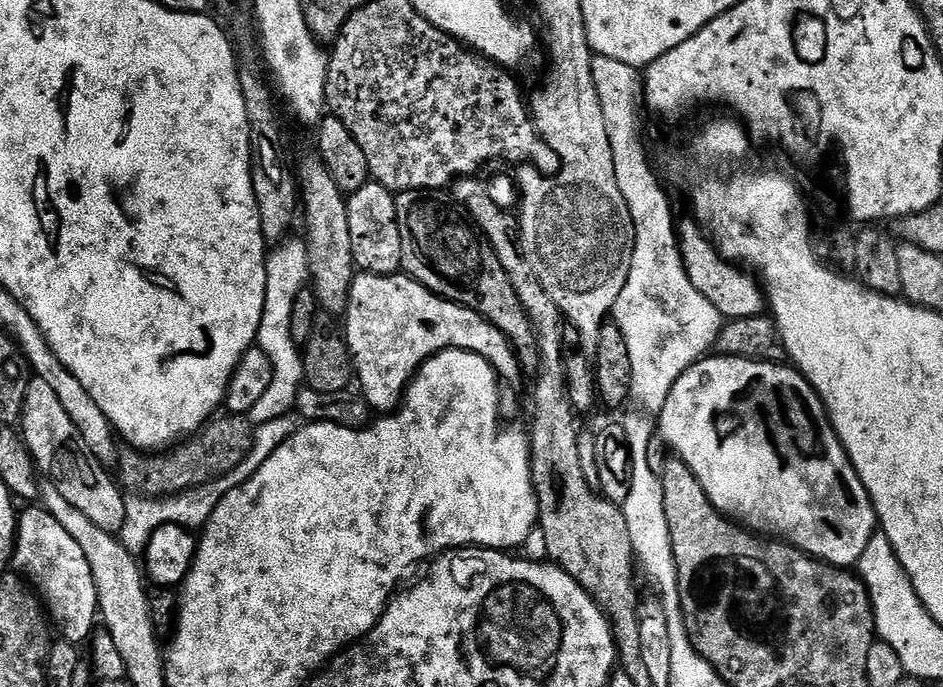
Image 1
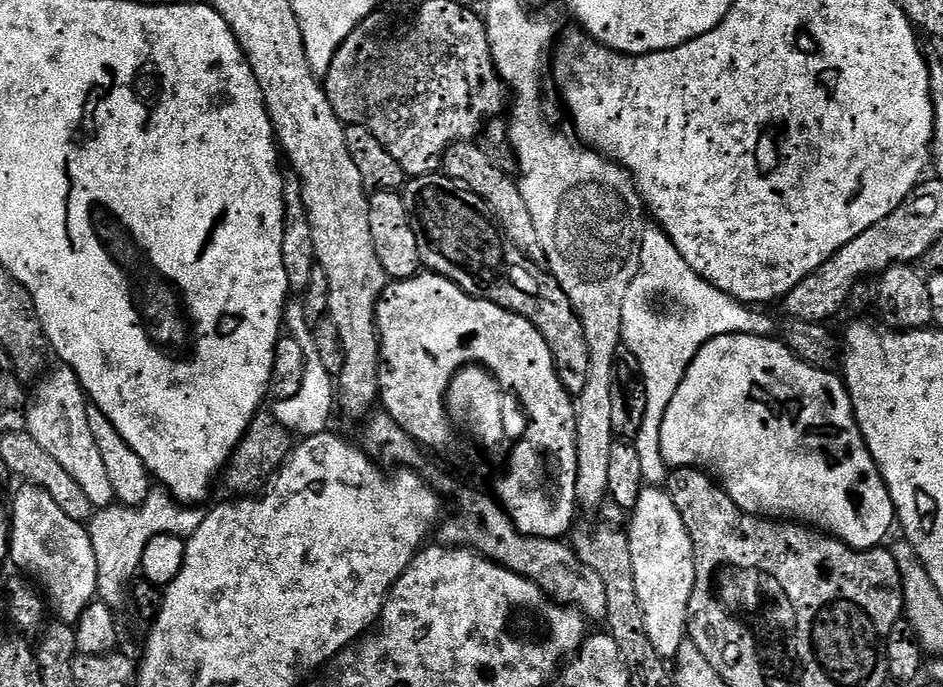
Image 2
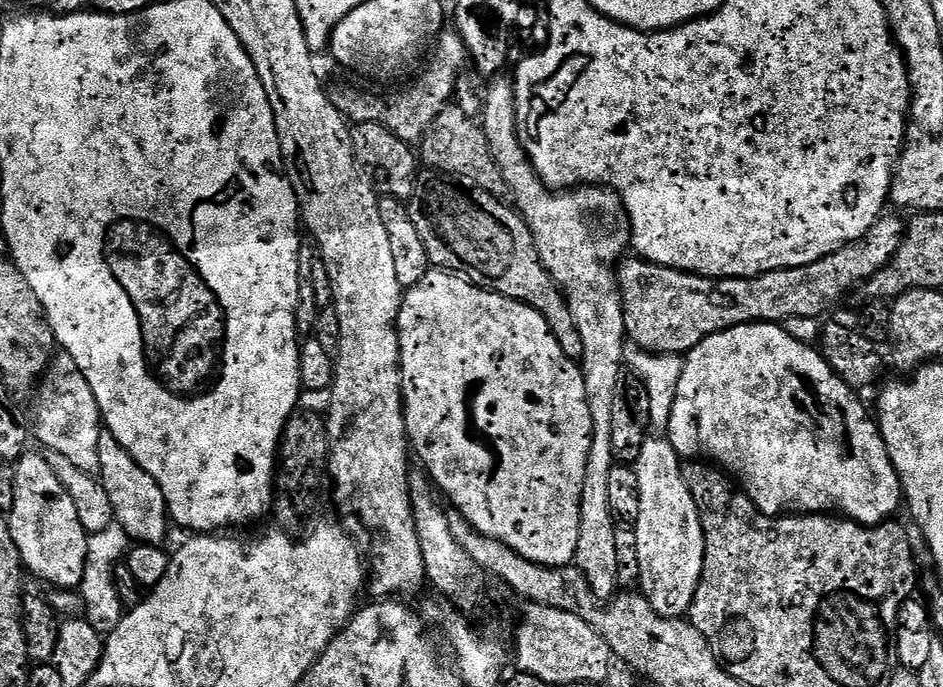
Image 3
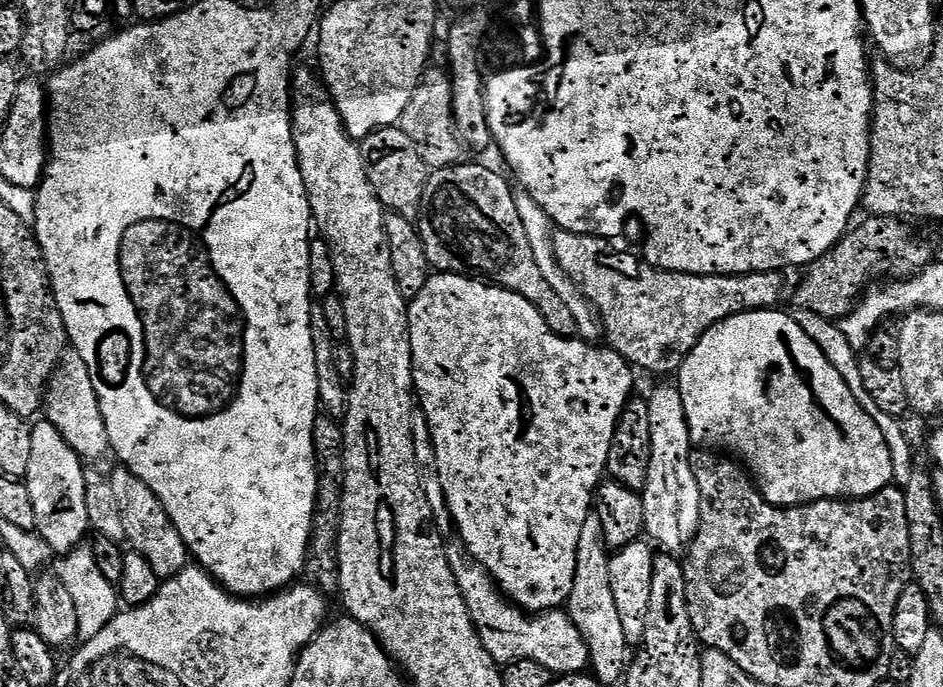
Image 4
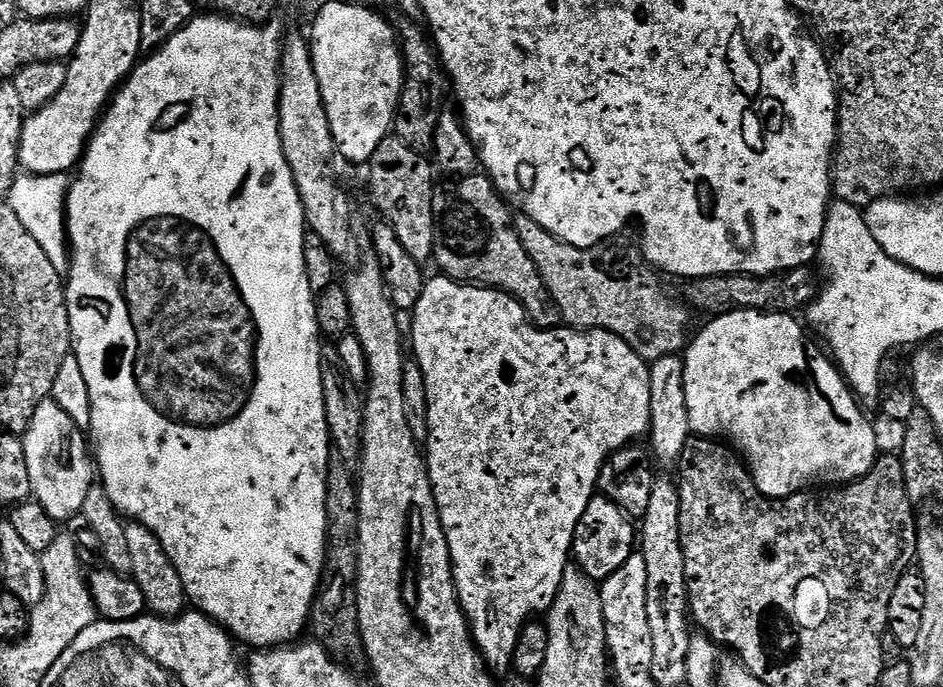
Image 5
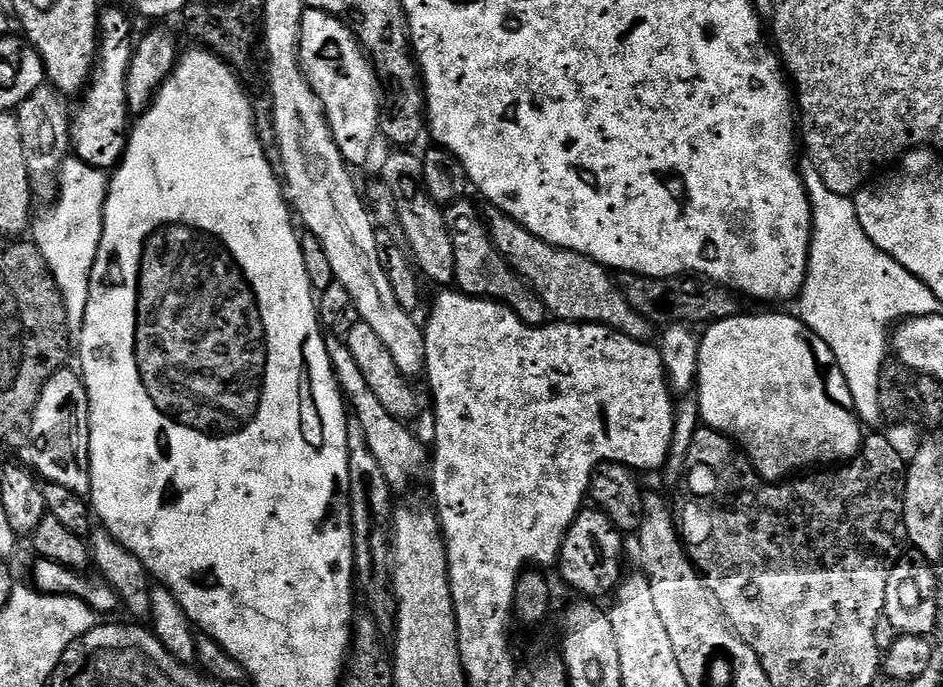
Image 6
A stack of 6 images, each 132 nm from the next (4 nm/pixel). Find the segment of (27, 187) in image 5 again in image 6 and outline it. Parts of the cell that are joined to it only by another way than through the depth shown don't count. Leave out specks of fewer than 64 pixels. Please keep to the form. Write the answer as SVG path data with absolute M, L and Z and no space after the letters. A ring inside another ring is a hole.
M77 156L66 157L60 165L59 192L53 207L39 209L31 221L32 242L43 254L44 261L55 278L66 308L68 332L74 338L80 336L85 322L89 280L104 233L104 204L108 197L108 182L109 177L105 171L90 166Z

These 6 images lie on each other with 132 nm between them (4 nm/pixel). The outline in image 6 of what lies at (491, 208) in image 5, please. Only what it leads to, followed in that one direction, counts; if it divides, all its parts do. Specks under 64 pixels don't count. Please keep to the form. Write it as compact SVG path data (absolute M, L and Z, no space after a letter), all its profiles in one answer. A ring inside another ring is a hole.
M465 198L444 208L446 230L450 230L450 243L454 246L455 287L467 296L479 296L481 300L495 300L498 304L505 304L510 311L518 314L524 324L532 328L543 328L550 320L547 306L496 249L481 209L476 209L470 201Z

